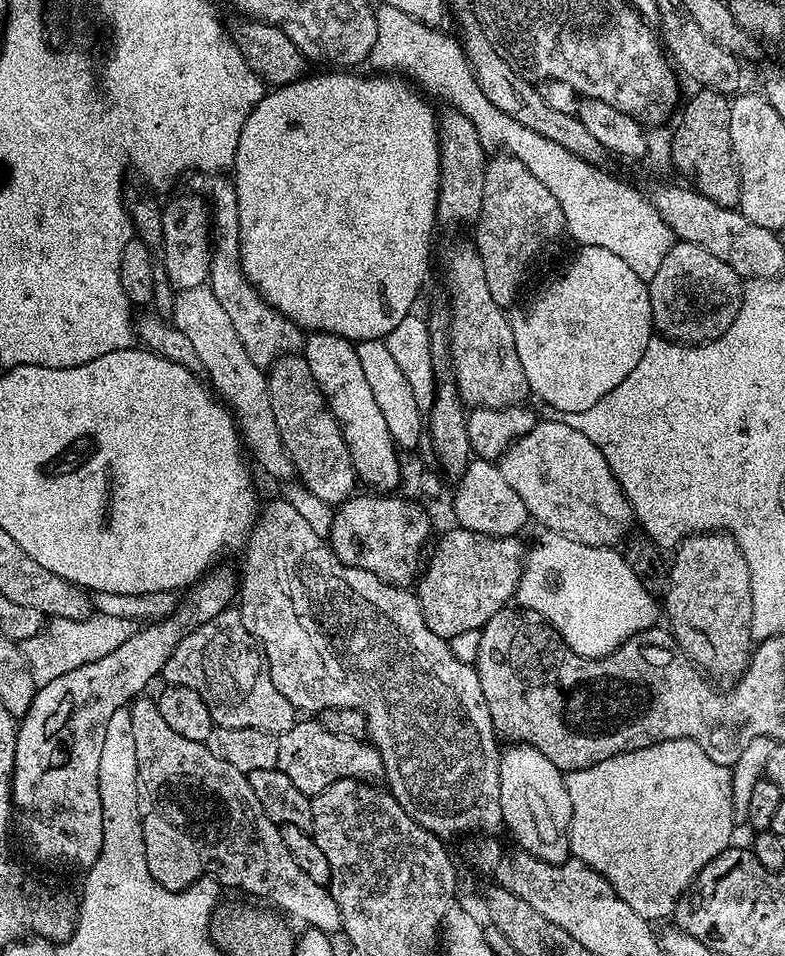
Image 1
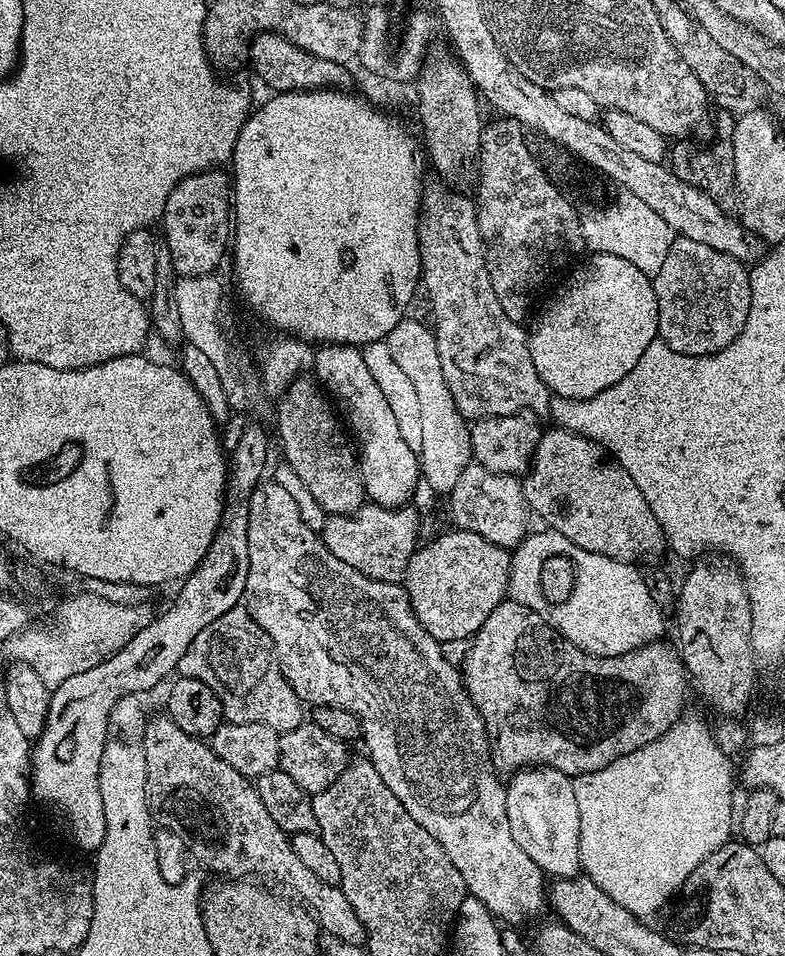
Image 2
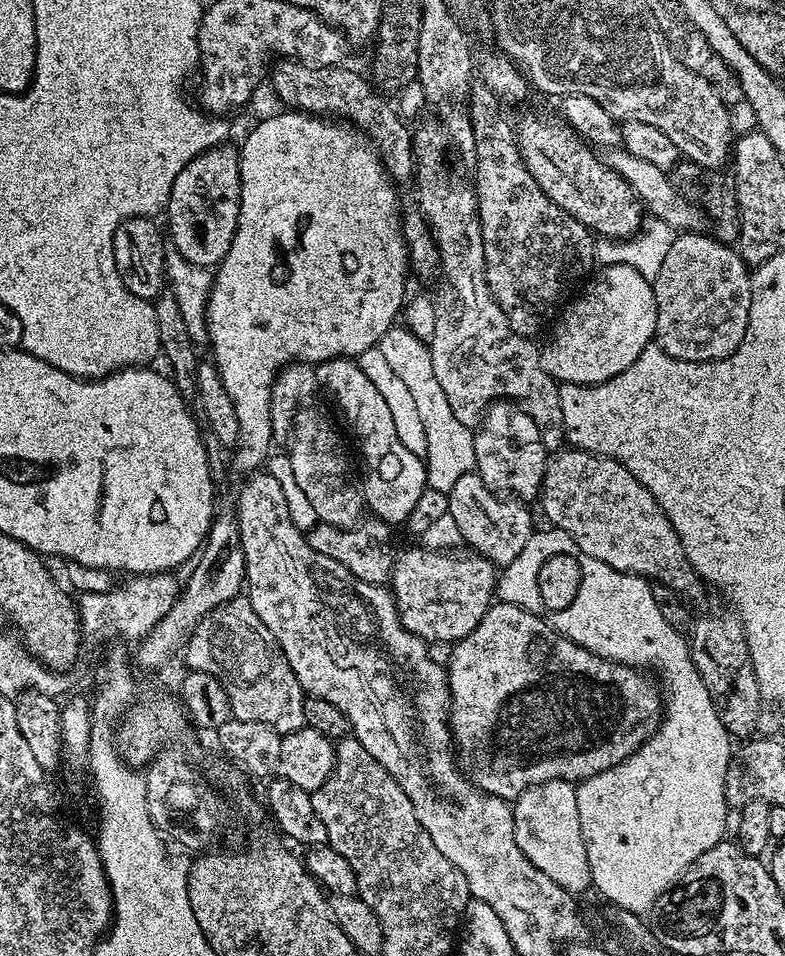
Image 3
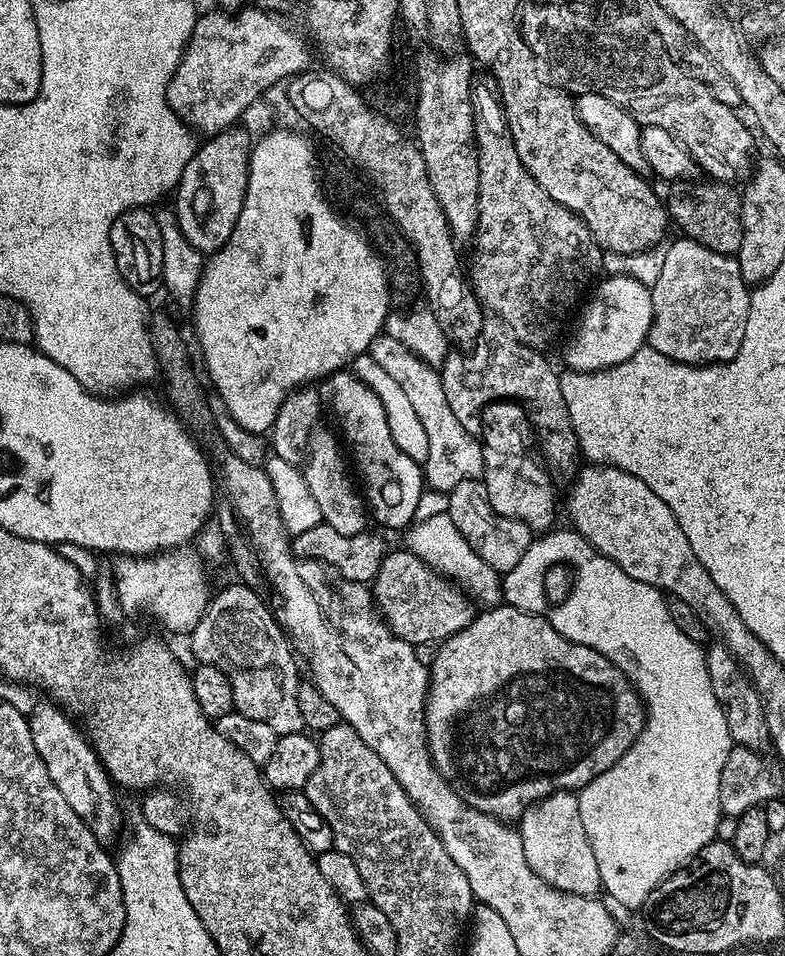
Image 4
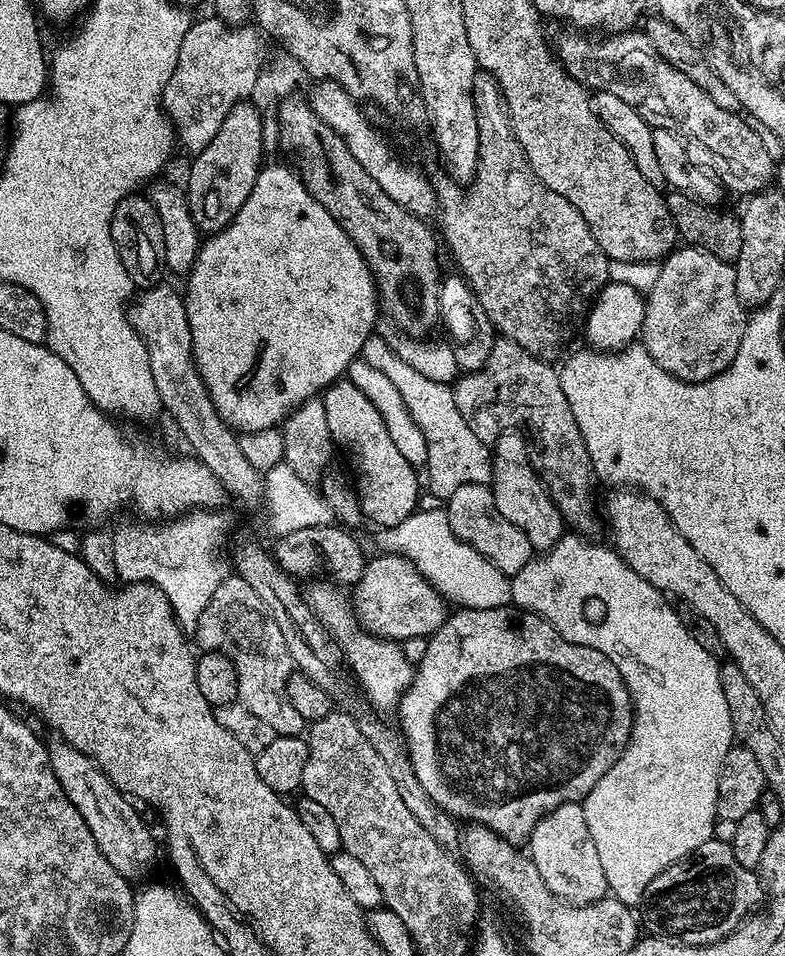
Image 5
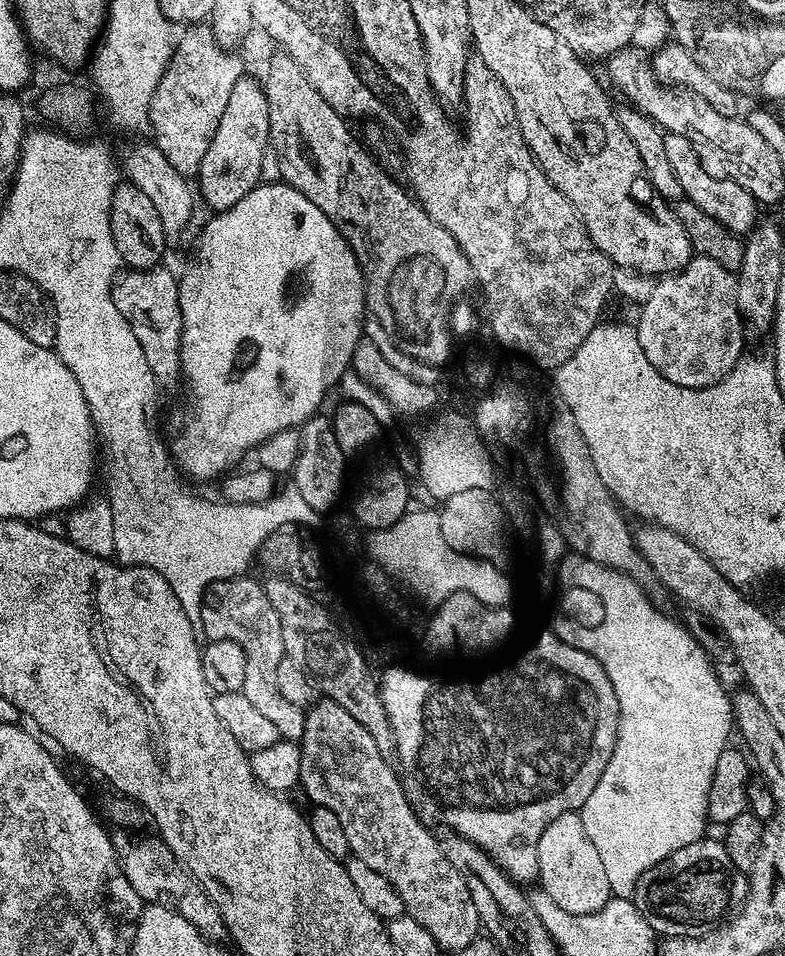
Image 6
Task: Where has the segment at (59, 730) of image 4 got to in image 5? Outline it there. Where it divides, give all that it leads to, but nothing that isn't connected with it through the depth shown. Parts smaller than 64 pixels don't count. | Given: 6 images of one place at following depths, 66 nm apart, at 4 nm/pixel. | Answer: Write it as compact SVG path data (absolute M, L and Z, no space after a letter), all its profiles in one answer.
M59 738L49 739L46 744L50 766L54 770L54 778L62 786L66 798L74 802L78 814L82 814L82 822L90 826L90 834L94 834L94 842L98 842L98 850L106 854L106 862L118 870L130 882L144 872L144 867L156 856L156 840L150 829L144 825L144 820L138 813L132 812L129 797L119 792L93 760L82 750L70 746Z

